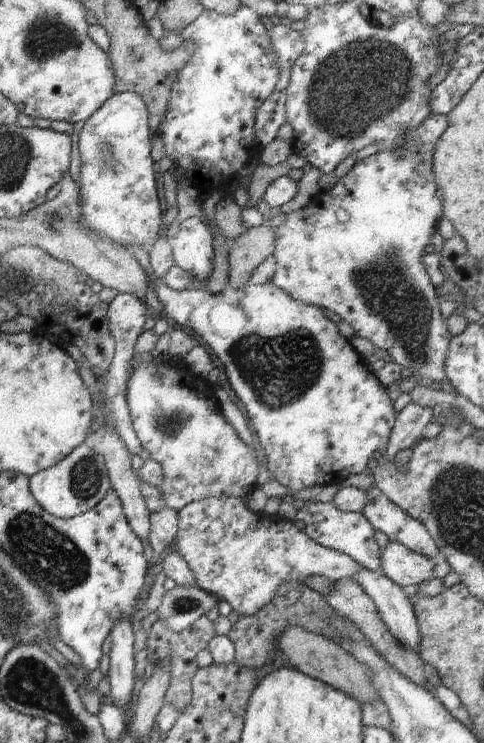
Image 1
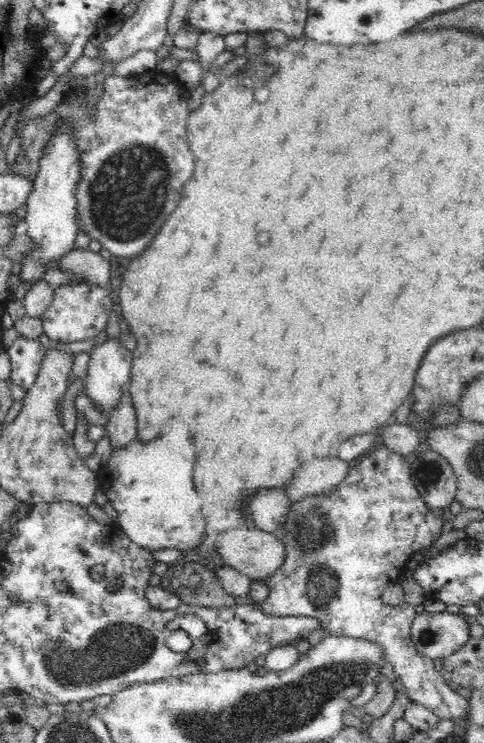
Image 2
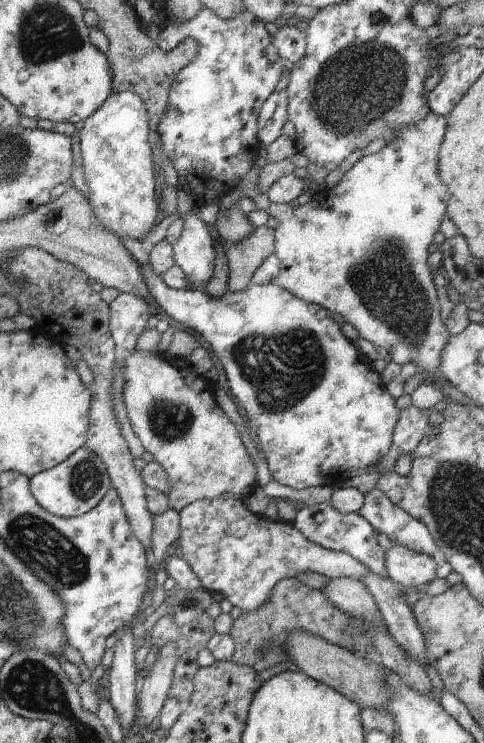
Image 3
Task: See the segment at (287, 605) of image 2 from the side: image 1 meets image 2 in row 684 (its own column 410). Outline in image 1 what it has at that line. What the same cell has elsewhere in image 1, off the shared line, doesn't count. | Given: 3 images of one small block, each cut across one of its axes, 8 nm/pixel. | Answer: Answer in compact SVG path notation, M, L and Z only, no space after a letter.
M410 402L404 406L396 416L396 423L388 436L388 447L385 457L394 460L398 452L408 450L416 445L416 442L423 438L426 426L431 423L433 410L428 406L418 406Z

